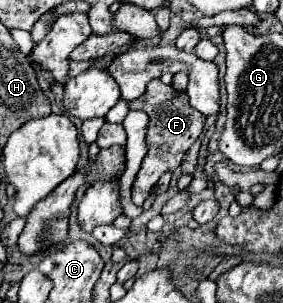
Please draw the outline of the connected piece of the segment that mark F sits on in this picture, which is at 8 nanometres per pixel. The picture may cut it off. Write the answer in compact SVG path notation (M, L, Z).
M159 78L151 80L147 84L147 92L141 98L137 98L135 102L131 102L129 108L149 114L149 126L147 126L147 136L145 136L149 150L147 150L141 170L133 182L133 204L143 206L151 186L159 180L159 176L167 170L179 168L183 154L201 136L203 126L205 126L205 118L195 108L191 108L185 92L177 92L173 86L163 84Z

